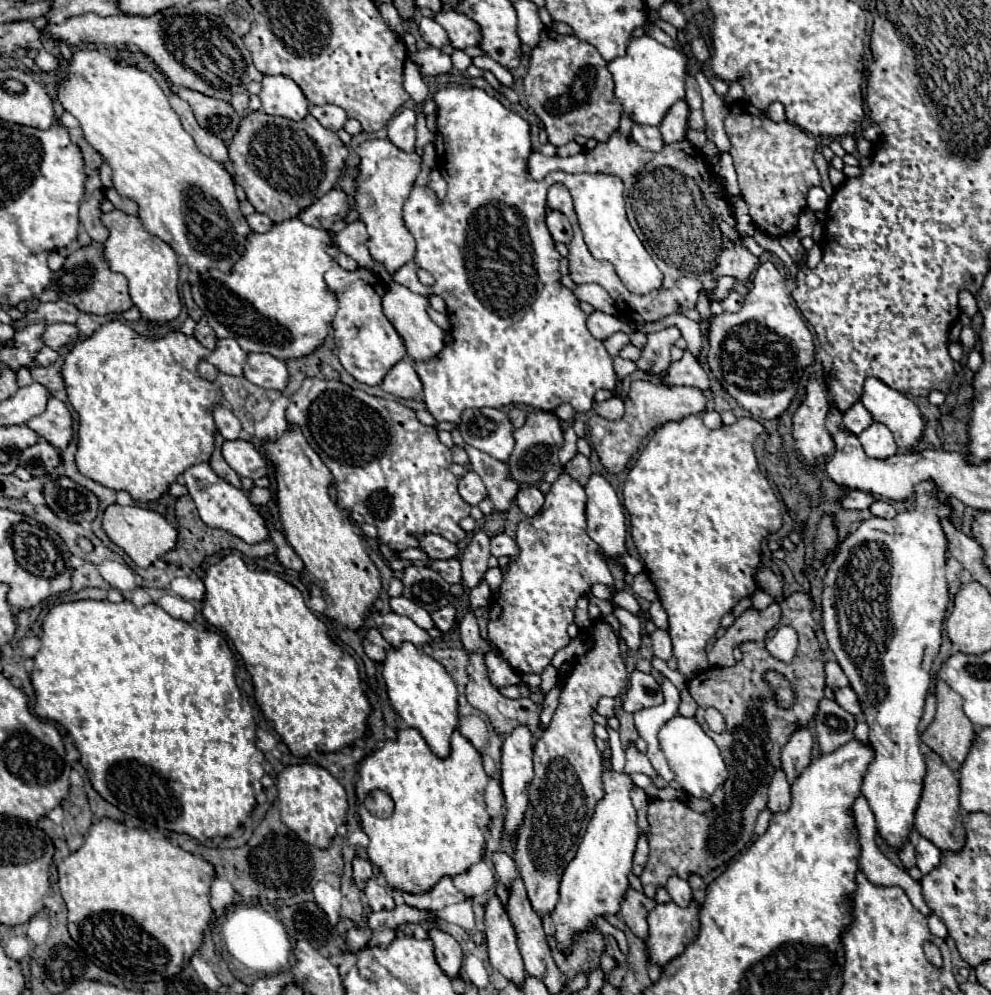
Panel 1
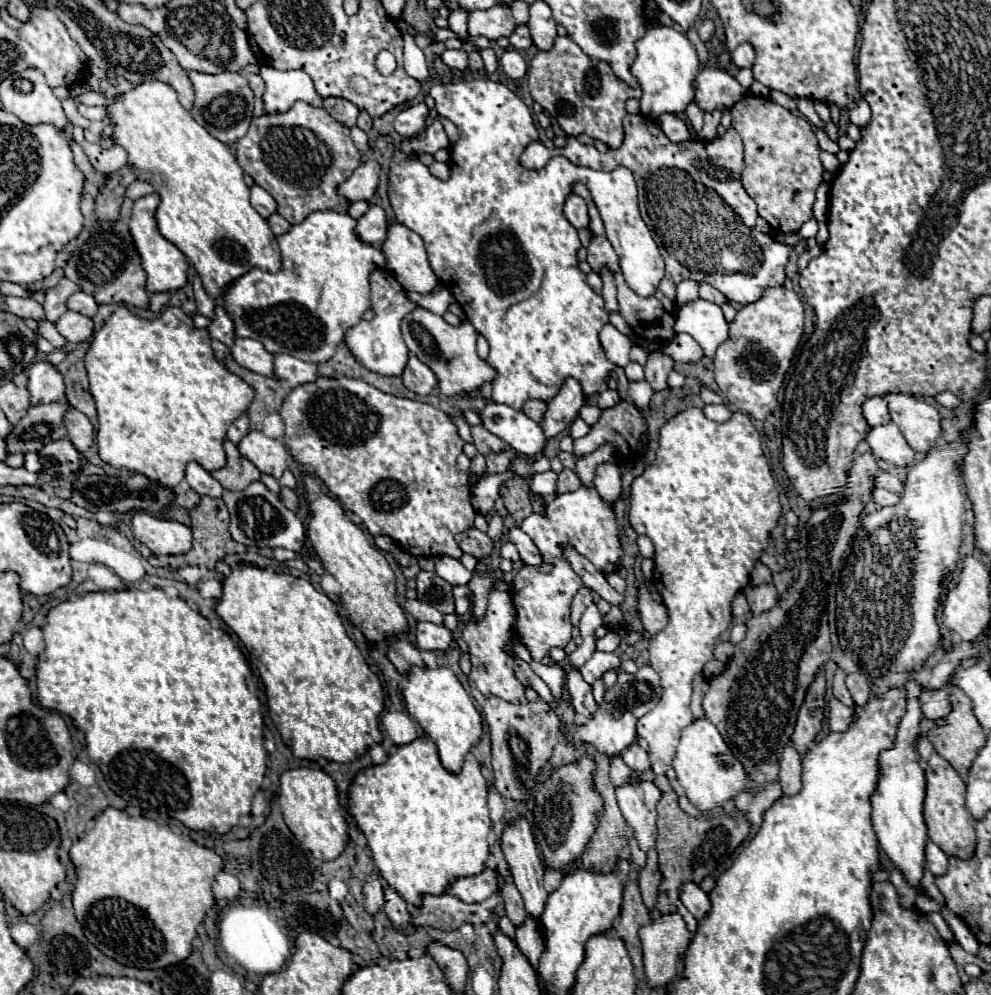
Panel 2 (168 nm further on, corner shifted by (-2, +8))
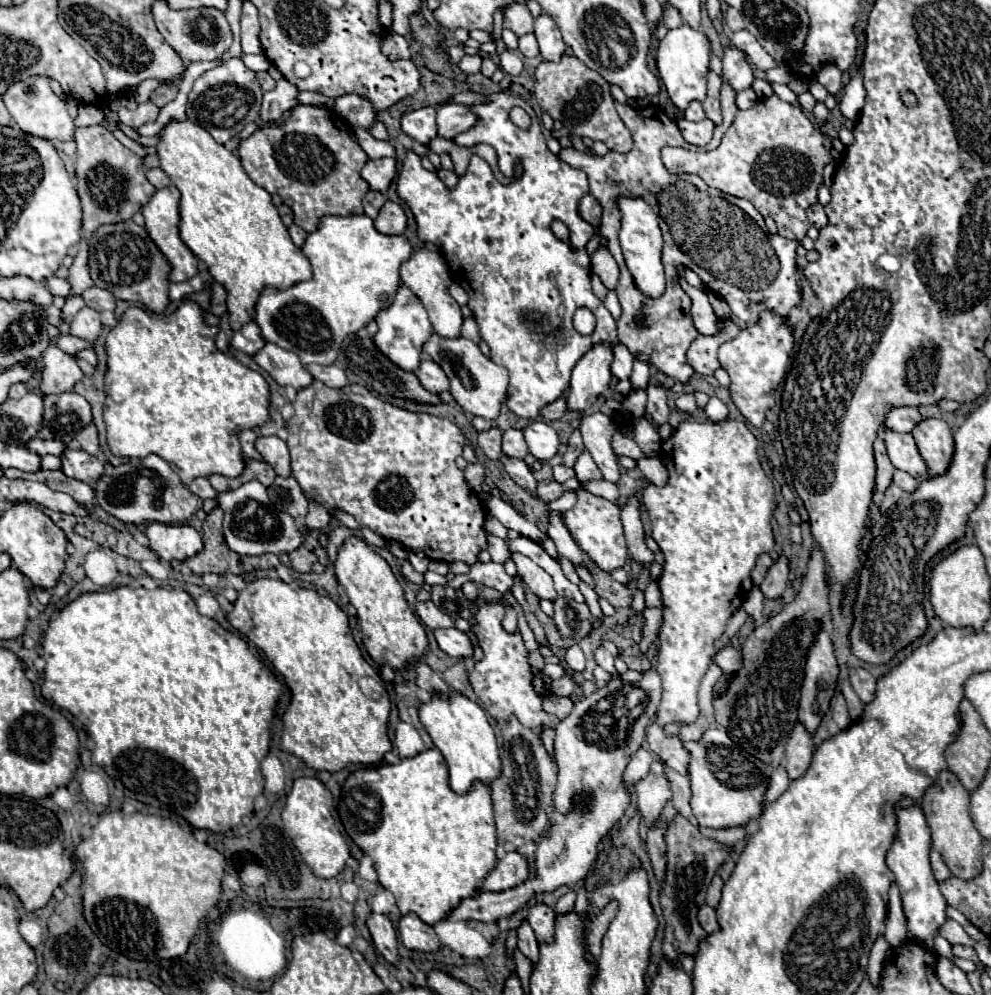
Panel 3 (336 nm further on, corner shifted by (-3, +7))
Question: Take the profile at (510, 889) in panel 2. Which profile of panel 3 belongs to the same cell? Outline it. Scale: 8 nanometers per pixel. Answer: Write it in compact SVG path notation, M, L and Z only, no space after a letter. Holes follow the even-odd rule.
M523 920L517 928L517 936L519 936L519 944L517 948L535 964L537 962L537 956L539 956L539 944L537 944L537 938L529 926L527 920Z

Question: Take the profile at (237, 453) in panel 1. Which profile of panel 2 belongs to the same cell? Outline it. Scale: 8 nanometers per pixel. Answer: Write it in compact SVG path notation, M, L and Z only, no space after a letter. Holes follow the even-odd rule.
M250 431L238 445L240 453L248 457L262 473L268 473L276 479L282 477L286 469L288 451L278 439L266 437L262 431Z

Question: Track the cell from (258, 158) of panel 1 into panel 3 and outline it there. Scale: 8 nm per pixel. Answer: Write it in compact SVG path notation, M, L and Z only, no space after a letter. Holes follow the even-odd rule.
M297 104L287 122L267 124L241 140L239 158L253 182L283 198L283 204L293 210L295 224L305 232L313 232L325 214L363 214L361 200L369 186L359 172L369 158L351 138L349 126L329 108Z

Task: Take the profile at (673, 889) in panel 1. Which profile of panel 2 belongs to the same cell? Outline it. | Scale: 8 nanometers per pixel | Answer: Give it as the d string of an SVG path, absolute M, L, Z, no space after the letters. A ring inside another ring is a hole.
M684 885L682 893L680 893L680 901L684 903L684 907L698 919L702 921L704 917L708 917L710 913L710 901L708 895L704 897L704 891L698 885Z

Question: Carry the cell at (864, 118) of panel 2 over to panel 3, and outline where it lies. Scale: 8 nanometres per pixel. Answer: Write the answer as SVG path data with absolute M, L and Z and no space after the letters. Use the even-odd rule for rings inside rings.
M857 74L857 76L851 76L849 84L845 86L841 100L839 100L839 108L845 118L857 120L863 110L863 104L865 104L865 88L863 88L861 74Z

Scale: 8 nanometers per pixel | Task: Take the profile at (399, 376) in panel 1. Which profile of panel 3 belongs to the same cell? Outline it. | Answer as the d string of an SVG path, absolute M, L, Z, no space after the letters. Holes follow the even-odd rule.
M429 358L421 360L415 374L417 374L421 386L425 386L425 390L429 390L431 394L441 394L441 392L449 390L449 380L447 380L445 372Z

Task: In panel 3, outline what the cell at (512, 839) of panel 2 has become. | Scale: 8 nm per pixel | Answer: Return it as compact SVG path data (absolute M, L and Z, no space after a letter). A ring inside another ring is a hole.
M533 904L529 908L529 924L539 942L551 942L555 932L555 912L547 904Z

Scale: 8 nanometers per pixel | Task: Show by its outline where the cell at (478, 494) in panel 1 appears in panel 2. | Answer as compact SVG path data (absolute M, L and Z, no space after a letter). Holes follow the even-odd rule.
M506 447L506 449L502 449L500 453L490 453L490 455L486 457L488 475L492 475L492 473L504 473L514 459L516 459L516 451L514 451L512 447Z

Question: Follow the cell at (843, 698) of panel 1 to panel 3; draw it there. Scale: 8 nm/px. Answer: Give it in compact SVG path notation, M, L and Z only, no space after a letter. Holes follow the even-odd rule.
M855 668L851 670L849 674L849 680L851 680L851 686L855 690L855 694L861 698L861 702L871 702L873 696L875 696L875 678L863 670L863 668Z

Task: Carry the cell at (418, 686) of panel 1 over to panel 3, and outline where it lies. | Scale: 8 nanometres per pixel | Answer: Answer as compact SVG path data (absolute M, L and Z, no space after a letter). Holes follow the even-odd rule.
M435 690L431 700L419 706L419 718L433 744L443 754L451 776L451 788L457 794L465 794L475 780L491 784L501 774L499 748L495 742L493 728L489 726L483 708L479 708L467 696L463 696L461 692Z

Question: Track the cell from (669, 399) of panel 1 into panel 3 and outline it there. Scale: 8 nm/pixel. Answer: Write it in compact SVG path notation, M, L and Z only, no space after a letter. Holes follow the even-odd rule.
M583 450L581 456L577 458L577 462L575 462L575 474L577 474L579 482L599 478L599 468L593 464L593 458L591 458L589 450Z

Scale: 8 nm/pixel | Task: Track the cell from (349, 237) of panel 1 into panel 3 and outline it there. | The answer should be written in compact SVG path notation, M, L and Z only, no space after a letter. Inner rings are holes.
M385 202L373 224L381 234L389 234L389 236L395 234L397 236L397 234L403 234L405 226L407 226L407 218L405 218L405 212L399 204Z

